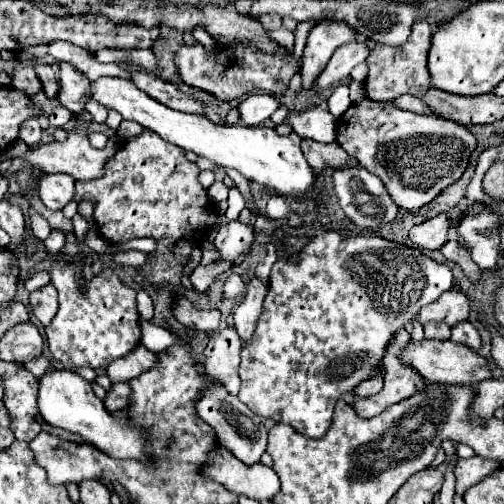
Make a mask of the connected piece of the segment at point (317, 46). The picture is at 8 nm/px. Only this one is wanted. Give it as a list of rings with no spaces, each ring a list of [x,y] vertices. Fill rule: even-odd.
[[[323,19],[317,25],[313,25],[303,53],[303,67],[301,67],[303,89],[309,89],[309,83],[313,83],[315,75],[319,75],[325,69],[337,47],[353,43],[357,39],[359,39],[357,29],[351,27],[347,21]]]

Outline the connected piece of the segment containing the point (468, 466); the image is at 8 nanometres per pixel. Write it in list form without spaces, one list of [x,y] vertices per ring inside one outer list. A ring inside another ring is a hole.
[[[475,457],[475,461],[457,461],[455,465],[455,479],[457,479],[457,495],[463,497],[469,487],[483,481],[487,475],[491,475],[495,469],[499,469],[499,463]]]

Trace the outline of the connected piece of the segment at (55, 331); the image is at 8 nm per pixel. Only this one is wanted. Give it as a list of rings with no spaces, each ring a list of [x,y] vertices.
[[[57,261],[49,271],[51,283],[59,293],[59,311],[47,325],[47,343],[53,357],[65,369],[107,369],[111,361],[125,357],[141,343],[135,289],[125,285],[111,267],[103,269],[91,279],[85,279],[83,269],[85,263],[81,261]]]

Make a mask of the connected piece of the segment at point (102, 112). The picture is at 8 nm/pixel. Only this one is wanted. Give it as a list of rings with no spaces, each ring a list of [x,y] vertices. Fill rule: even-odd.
[[[94,99],[87,102],[85,109],[92,115],[93,120],[98,123],[104,123],[108,117],[108,109]]]

